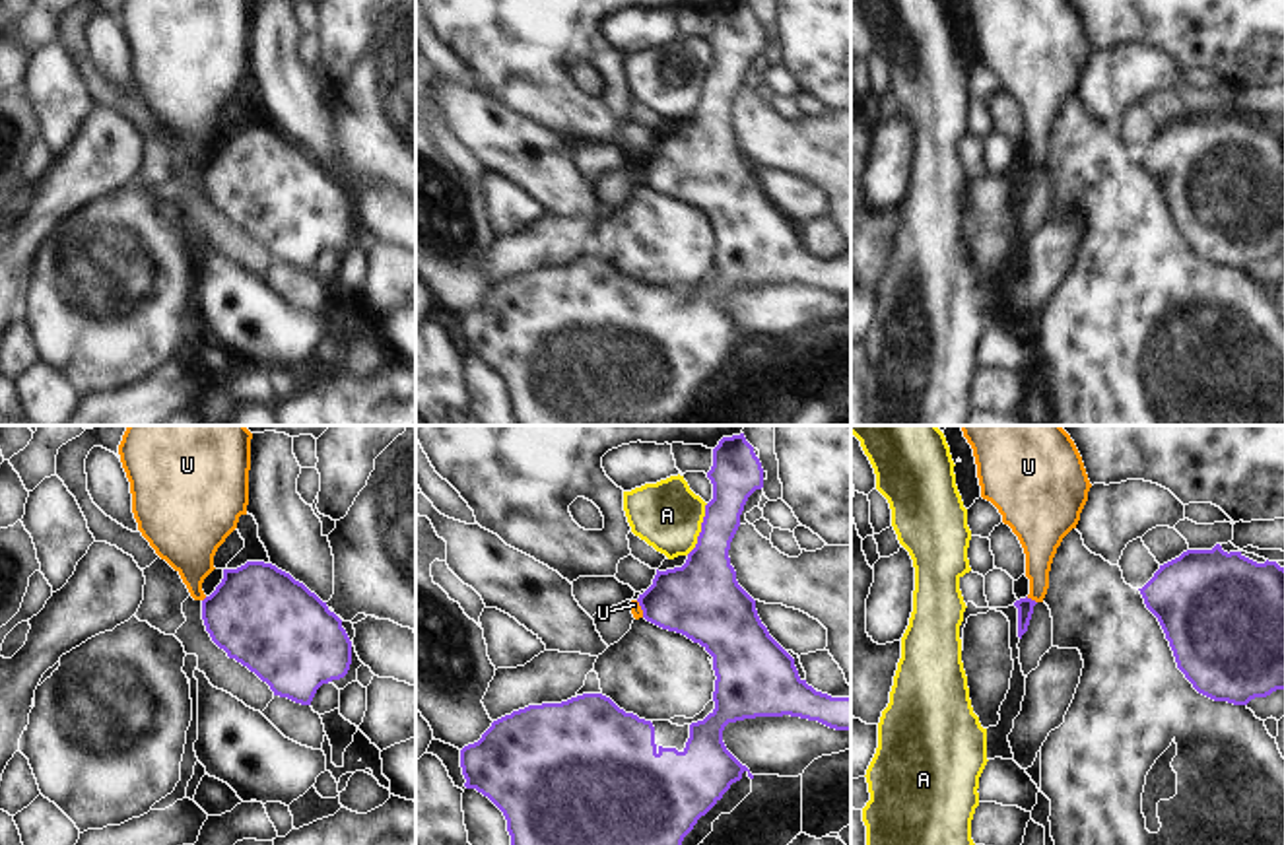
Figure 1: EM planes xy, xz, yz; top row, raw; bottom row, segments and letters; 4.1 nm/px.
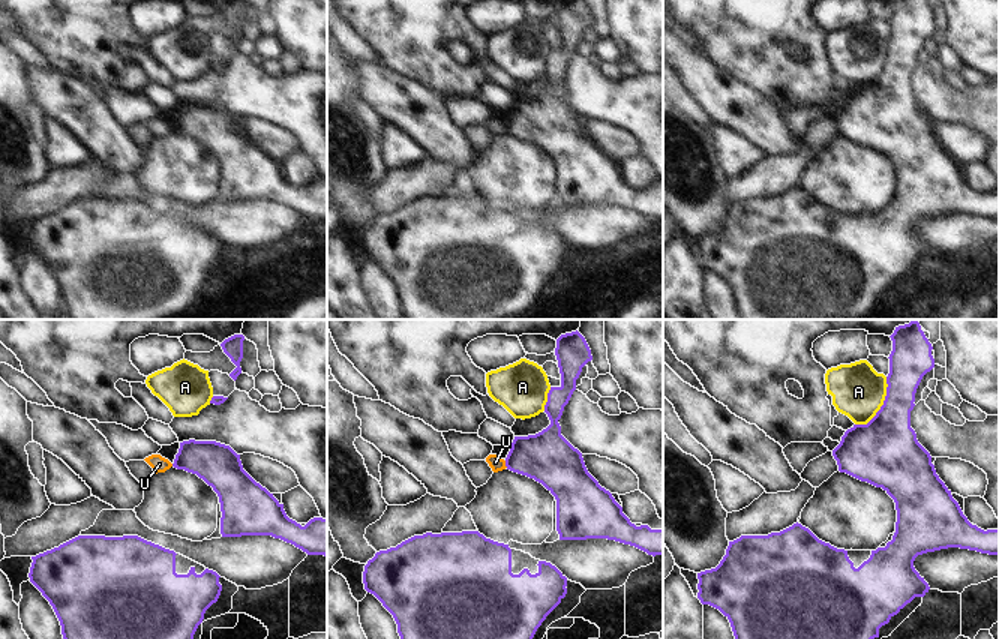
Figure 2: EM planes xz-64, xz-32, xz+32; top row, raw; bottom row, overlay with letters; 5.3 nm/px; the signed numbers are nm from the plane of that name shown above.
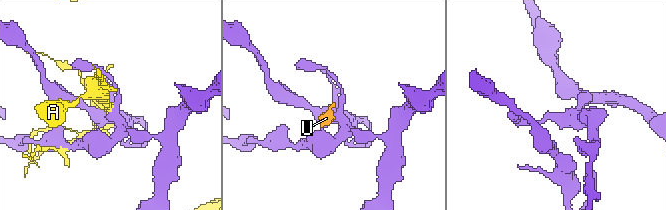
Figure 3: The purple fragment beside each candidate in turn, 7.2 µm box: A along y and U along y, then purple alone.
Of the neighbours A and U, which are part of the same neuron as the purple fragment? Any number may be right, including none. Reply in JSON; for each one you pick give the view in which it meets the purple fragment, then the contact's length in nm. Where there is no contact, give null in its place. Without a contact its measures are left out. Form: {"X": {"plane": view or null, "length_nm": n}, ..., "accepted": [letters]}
{"accepted": []}

